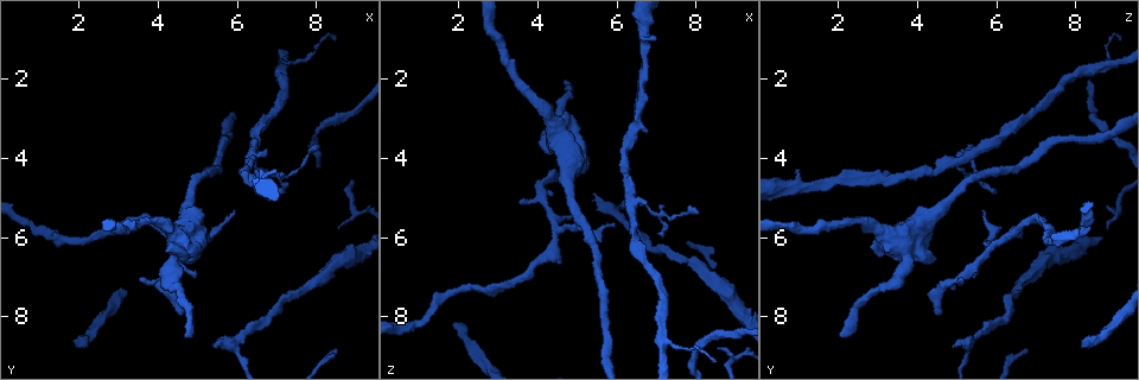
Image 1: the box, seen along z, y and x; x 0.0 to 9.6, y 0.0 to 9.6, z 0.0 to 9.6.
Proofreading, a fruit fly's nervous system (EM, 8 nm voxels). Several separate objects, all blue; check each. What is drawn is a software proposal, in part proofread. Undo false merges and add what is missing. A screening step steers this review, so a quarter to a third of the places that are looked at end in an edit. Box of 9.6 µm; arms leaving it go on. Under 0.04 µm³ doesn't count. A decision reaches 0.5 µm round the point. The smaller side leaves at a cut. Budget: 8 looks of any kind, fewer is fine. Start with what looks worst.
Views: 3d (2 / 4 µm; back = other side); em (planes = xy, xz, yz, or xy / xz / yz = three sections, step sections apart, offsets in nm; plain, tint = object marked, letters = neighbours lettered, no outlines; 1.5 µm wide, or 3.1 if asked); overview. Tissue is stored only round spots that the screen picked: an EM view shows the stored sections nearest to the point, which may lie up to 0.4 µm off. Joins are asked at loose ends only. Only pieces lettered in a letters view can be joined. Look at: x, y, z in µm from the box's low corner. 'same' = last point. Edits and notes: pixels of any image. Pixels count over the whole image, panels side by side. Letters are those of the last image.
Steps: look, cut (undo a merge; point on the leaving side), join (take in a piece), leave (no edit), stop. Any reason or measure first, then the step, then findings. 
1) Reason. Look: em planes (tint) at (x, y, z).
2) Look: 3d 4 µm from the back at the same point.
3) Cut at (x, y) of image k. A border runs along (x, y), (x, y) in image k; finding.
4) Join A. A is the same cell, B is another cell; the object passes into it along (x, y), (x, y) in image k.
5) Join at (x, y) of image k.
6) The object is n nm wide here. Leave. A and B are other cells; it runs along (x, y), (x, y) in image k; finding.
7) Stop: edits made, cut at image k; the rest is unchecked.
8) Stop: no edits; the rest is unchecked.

An open end. Look: em planes (letters) at (4.60, 8.00, 4.45).

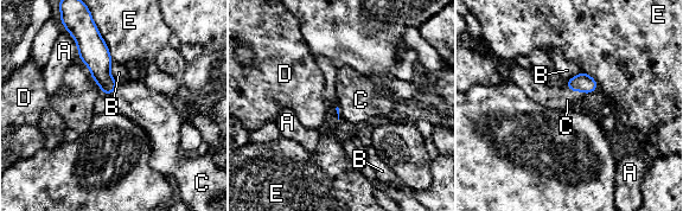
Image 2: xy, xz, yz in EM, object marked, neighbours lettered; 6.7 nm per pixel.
Join C. C is the same cell, A, B, D and E are other cells; the object passes into it along (582, 82), (576, 90), (560, 96) in image 2; it goes on there.

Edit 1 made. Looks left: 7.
Look: overview.

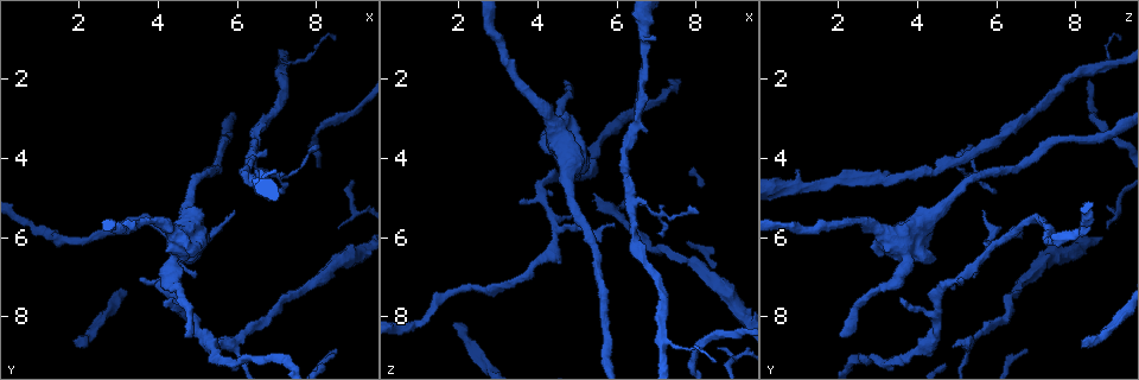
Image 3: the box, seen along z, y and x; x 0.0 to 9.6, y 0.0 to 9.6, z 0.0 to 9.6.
Look: em planes (letters) at (4.65, 8.50, 2.10).

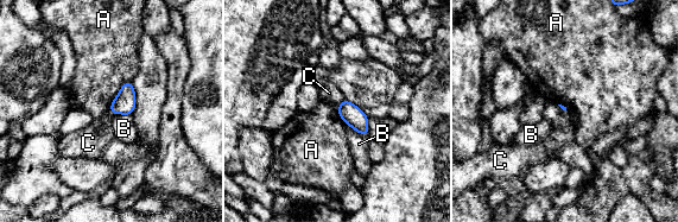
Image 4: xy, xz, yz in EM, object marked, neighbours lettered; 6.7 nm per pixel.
Leave. A, B and C are other cells; none of them fits.

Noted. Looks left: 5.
Tapers out. Look: 3d 2 µm at (7.15, 4.85, 5.95).

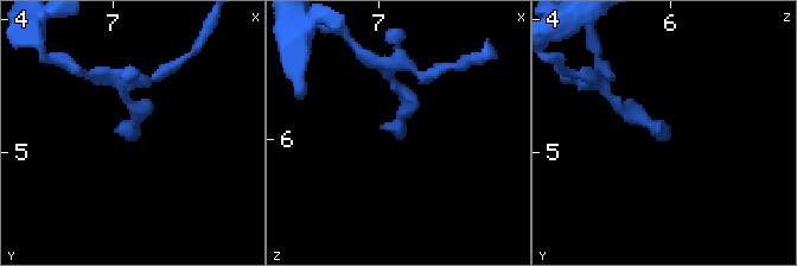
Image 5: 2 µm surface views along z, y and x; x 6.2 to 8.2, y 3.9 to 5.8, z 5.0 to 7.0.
Need the tissue. Look: em xz step 4 (letters) at (7.20, 4.88, 6.00).

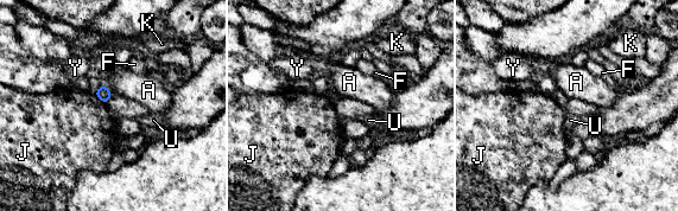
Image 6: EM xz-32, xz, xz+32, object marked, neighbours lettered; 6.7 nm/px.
The object is 90 nm wide here. Leave. A, F, J, K, U and Y are other cells; a border runs along (94, 94), (106, 104) in image 6; no lettered piece goes on from it.

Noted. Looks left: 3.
Stop: edits made, join at image 2; the rest is unchecked.

